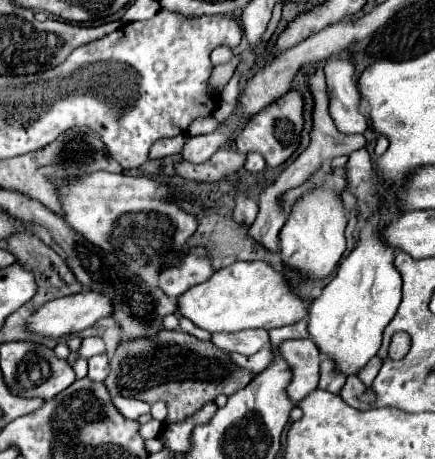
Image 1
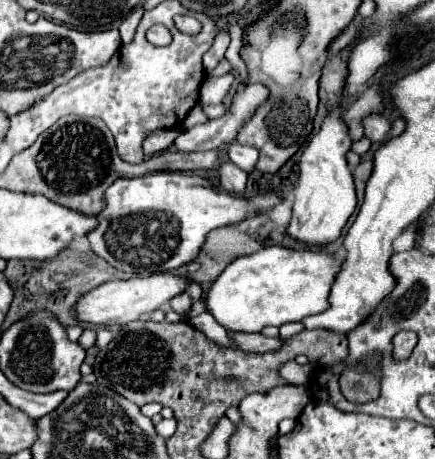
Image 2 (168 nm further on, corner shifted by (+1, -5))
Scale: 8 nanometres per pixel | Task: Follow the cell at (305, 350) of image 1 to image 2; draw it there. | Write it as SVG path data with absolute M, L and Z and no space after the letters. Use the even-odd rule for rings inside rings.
M226 330L230 340L236 342L238 348L242 348L244 352L256 352L256 354L264 354L270 350L278 350L282 346L280 338L266 338L260 332L258 334L232 334L230 330Z

